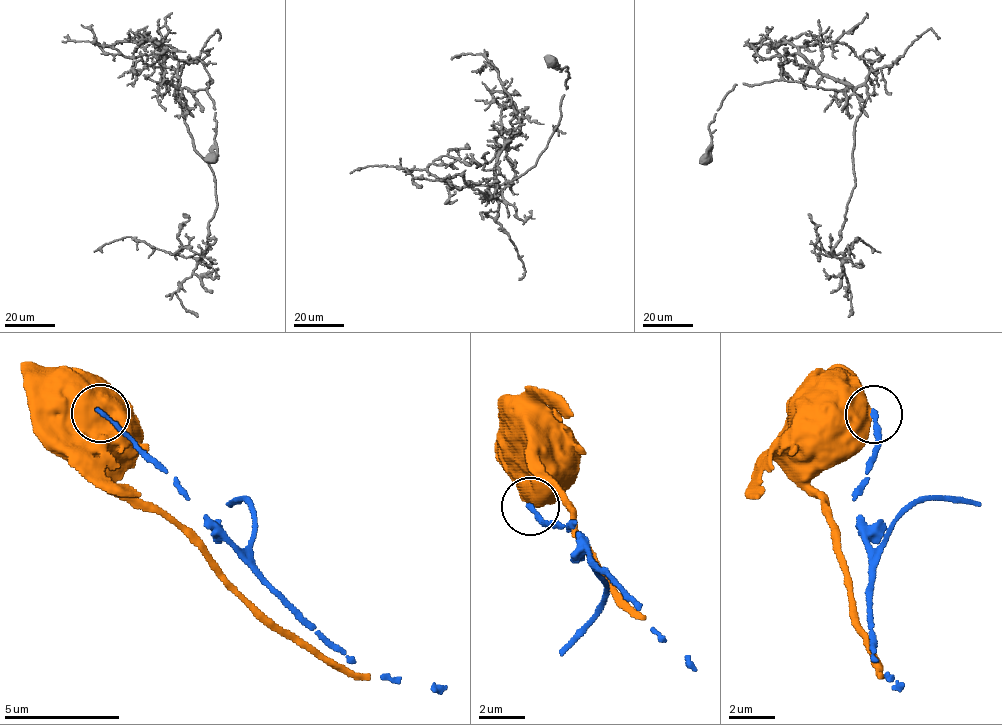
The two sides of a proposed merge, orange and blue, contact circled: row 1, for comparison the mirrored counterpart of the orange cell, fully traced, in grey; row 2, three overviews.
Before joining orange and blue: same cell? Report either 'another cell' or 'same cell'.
another cell

